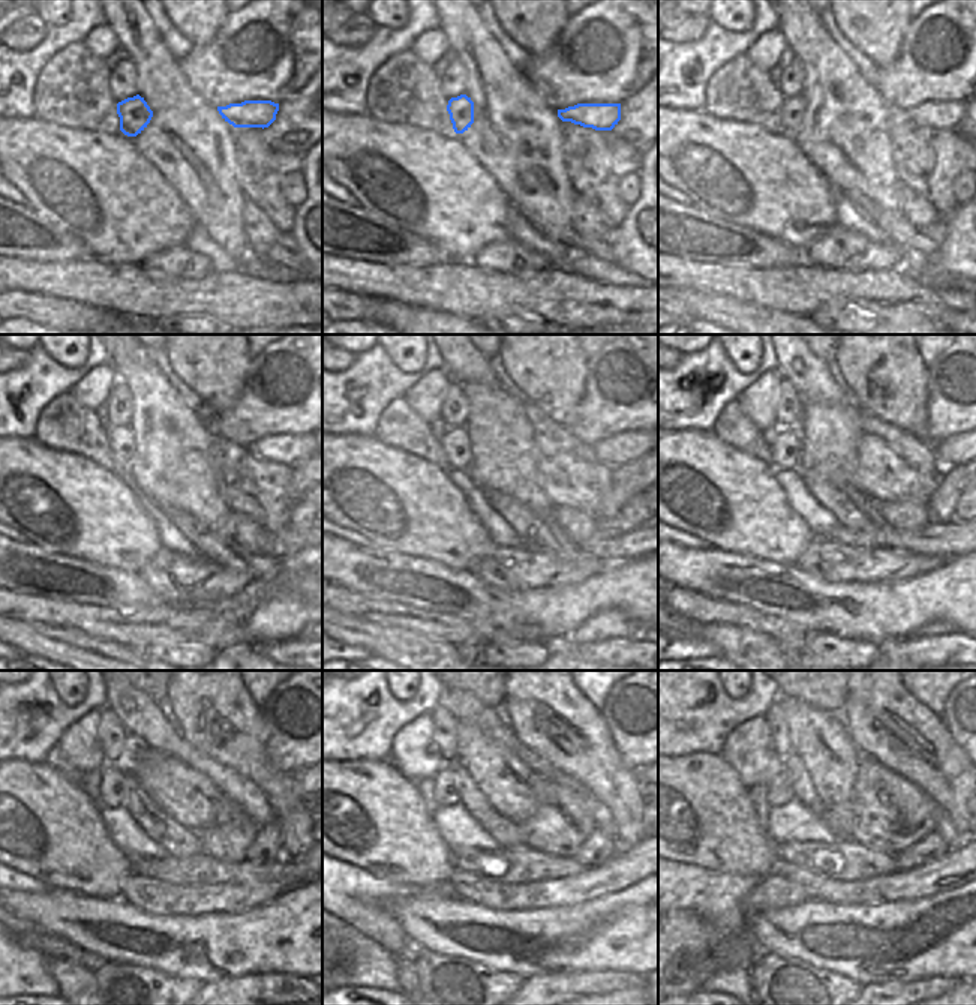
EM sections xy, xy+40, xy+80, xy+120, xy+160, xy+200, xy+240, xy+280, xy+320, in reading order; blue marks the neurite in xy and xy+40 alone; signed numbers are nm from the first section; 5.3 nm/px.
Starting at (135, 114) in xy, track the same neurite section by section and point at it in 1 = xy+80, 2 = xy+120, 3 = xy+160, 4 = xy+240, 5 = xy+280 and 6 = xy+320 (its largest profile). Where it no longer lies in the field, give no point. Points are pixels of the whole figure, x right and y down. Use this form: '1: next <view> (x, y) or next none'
1: next xy+80 (793, 108)
2: next xy+120 (122, 440)
3: next xy+160 (458, 440)
4: next xy+240 (119, 771)
5: next xy+280 (455, 797)
6: next xy+320 (787, 779)

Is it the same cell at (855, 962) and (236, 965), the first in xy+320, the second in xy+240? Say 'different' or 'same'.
same

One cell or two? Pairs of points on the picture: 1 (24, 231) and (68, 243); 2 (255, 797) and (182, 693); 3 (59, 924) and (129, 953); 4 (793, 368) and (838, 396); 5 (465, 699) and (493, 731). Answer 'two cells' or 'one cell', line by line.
1: one cell
2: two cells
3: one cell
4: one cell
5: one cell

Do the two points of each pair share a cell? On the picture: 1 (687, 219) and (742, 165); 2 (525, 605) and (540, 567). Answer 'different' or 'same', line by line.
1: different
2: different

